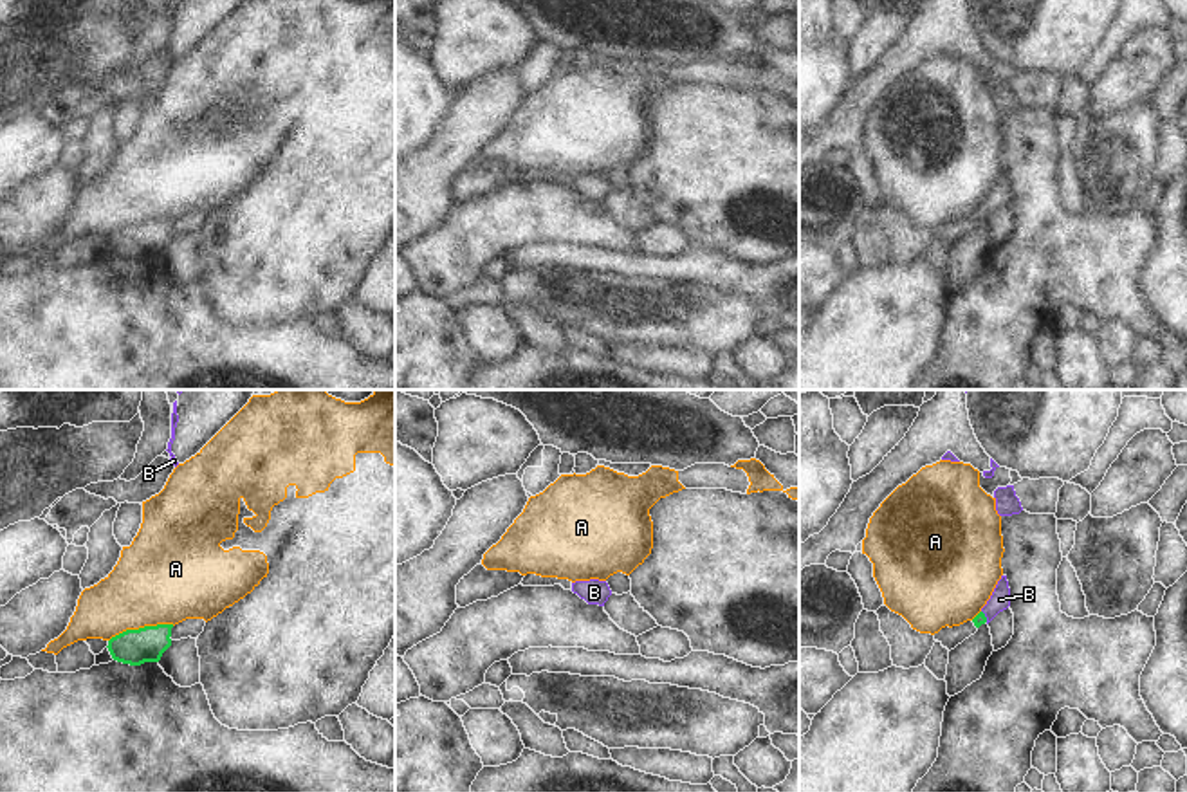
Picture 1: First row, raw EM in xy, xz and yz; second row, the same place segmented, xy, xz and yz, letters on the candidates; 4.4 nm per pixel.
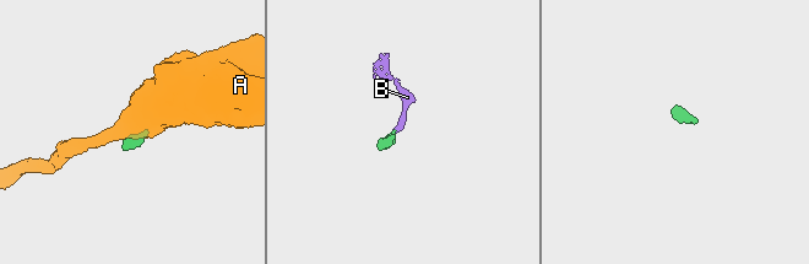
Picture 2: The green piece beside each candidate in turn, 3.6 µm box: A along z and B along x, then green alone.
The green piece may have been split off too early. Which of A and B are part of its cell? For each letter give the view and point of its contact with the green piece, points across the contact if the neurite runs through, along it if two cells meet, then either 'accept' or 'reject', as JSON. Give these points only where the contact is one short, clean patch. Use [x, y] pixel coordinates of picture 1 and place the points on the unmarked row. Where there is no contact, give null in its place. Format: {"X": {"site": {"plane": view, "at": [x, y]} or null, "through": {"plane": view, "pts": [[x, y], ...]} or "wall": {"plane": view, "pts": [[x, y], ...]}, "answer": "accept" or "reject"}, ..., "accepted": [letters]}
{"A": {"site": {"plane": "xy", "at": [141, 224]}, "wall": {"plane": "xy", "pts": [[174, 221], [127, 224], [109, 237]]}, "answer": "reject"}, "B": {"site": {"plane": "yz", "at": [984, 211]}, "through": {"plane": "yz", "pts": [[980, 215], [984, 211], [1000, 195]]}, "answer": "accept"}, "accepted": ["B"]}

